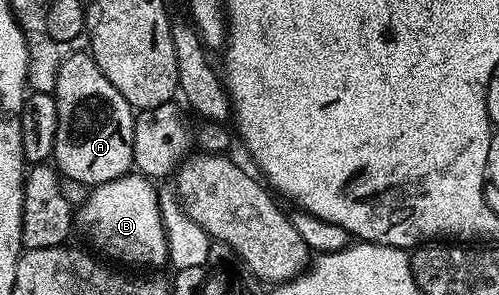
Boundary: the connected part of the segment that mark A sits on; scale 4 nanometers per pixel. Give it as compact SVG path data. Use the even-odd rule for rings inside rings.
M75 51L65 57L60 63L54 92L52 94L56 105L56 139L54 140L53 158L57 161L59 174L70 181L79 181L85 187L103 185L117 177L125 177L134 169L134 119L135 110L126 102L124 95L108 83L104 71L94 62L86 51Z

